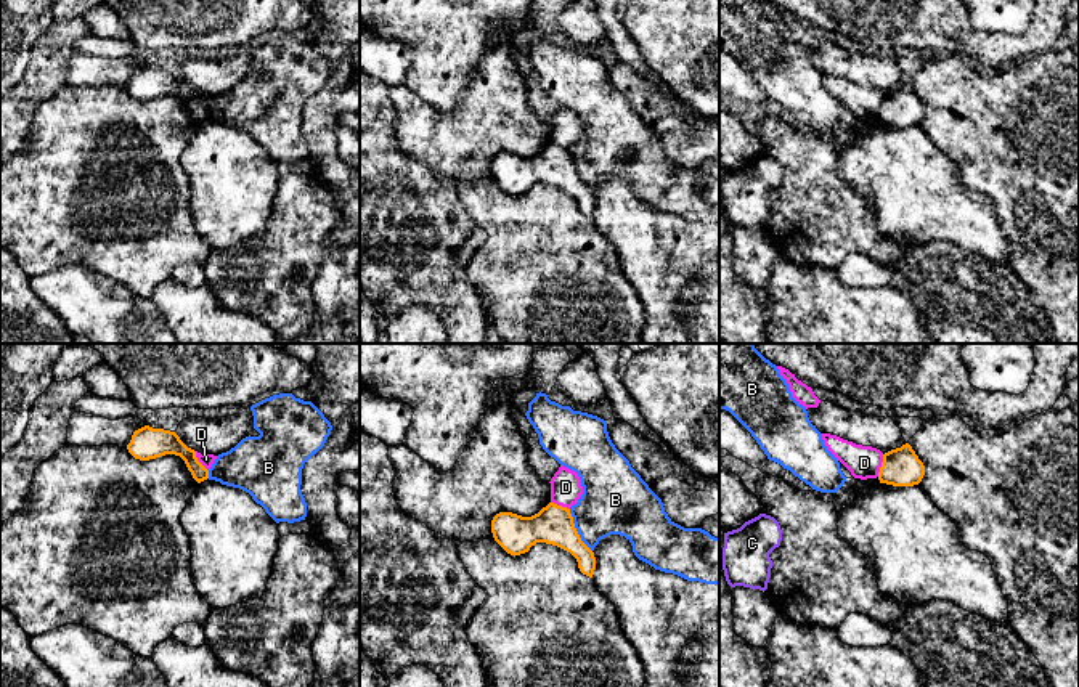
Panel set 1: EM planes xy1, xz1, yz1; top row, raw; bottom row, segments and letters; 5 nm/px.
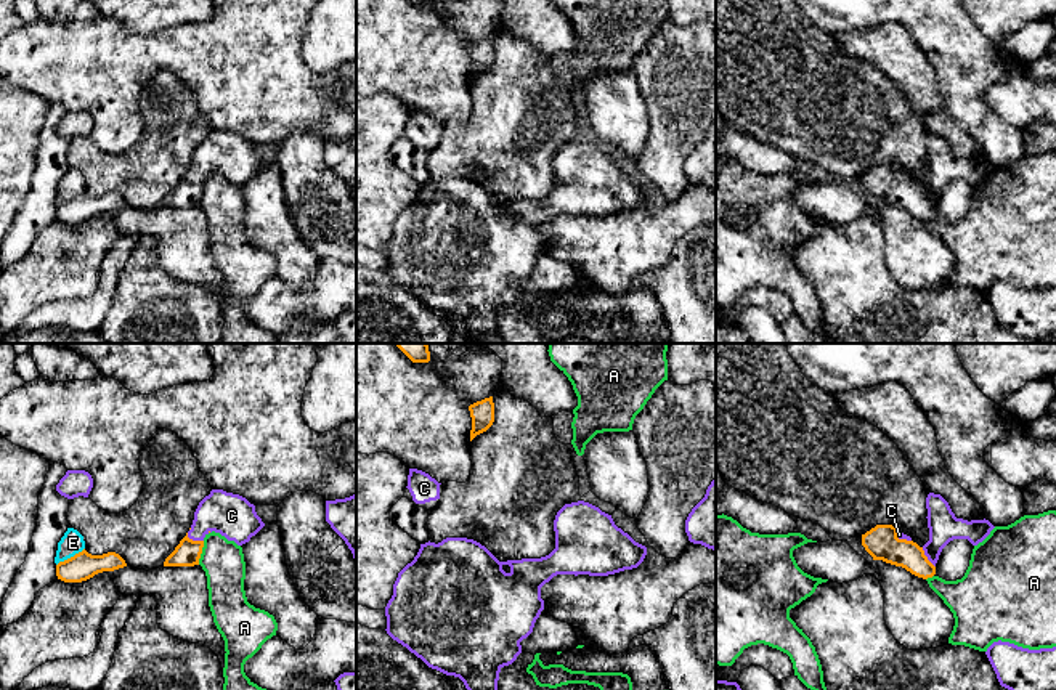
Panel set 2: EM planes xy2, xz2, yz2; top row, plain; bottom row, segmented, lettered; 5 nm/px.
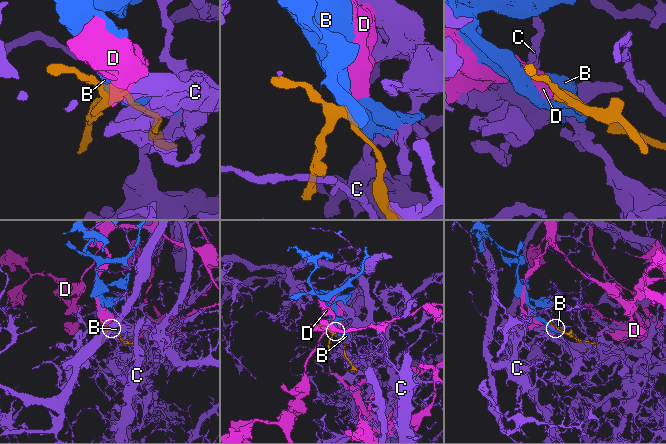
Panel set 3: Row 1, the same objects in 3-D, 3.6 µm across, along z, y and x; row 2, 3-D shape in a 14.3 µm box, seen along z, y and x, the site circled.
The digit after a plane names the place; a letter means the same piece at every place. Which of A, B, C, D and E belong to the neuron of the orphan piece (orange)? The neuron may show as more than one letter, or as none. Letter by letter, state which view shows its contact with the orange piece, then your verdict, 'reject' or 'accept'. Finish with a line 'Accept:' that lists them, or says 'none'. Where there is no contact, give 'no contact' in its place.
A: contact in xy2; reject
B: contact in xz1; reject
C: contact in xy2; accept
D: contact in yz1; reject
E: contact in xy2; reject
Accept: C

